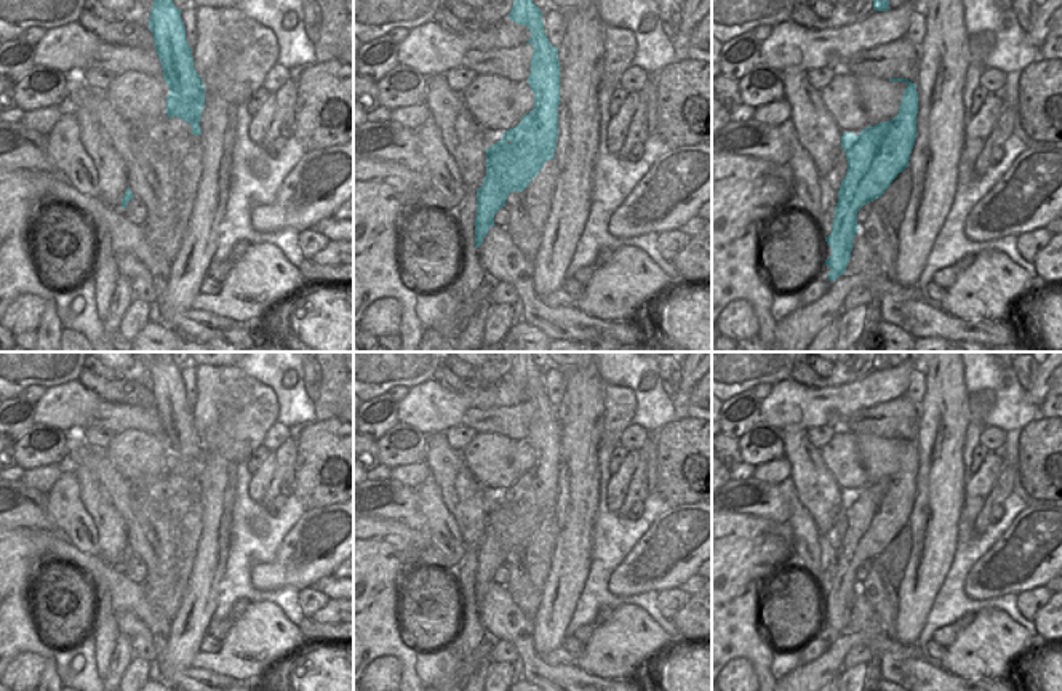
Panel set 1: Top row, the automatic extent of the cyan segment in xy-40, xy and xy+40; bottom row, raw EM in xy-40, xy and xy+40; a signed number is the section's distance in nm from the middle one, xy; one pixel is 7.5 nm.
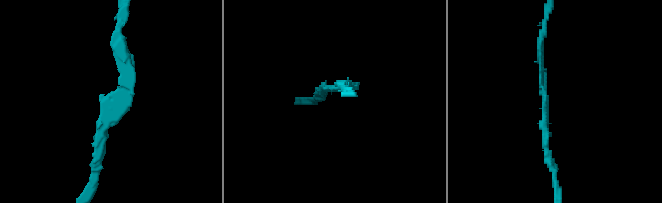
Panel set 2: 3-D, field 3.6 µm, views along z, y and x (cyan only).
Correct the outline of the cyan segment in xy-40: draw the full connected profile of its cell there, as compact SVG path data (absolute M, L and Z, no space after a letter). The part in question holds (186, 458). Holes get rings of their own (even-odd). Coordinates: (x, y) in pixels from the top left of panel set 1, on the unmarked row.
M171 352L154 358L149 387L162 421L163 438L170 446L166 478L178 475L192 485L192 493L200 494L205 445L194 425L192 406L187 403L181 368L174 365Z

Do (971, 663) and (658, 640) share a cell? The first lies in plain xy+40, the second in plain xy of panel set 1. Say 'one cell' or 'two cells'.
one cell

